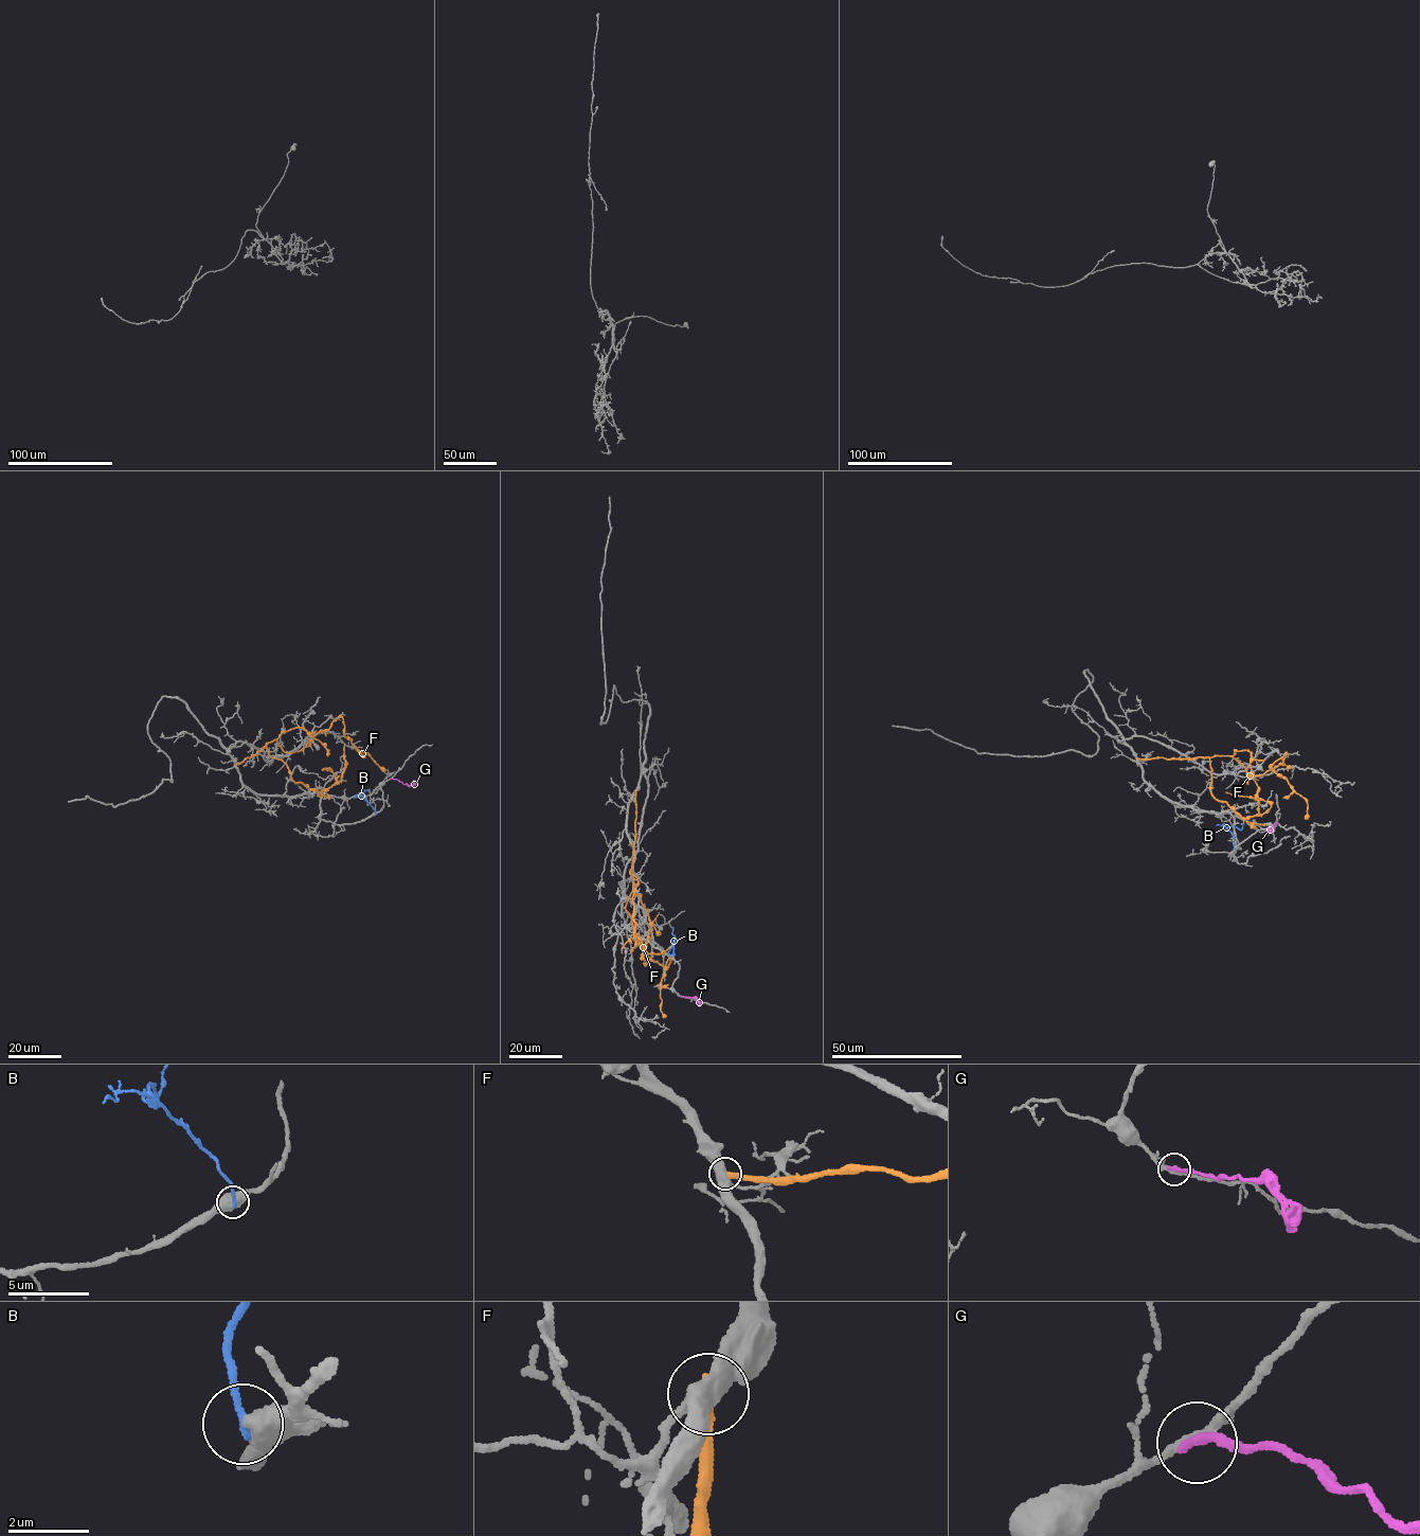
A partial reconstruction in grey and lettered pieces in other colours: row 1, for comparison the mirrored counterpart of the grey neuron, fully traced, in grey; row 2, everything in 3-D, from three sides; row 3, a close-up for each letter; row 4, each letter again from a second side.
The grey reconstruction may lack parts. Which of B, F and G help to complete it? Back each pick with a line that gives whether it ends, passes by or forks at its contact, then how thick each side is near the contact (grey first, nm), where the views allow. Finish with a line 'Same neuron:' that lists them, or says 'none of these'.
Same neuron: none of these

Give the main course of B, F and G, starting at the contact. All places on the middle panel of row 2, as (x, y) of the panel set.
B: (672, 957), (673, 941), (668, 952), (675, 954)
F: (635, 790), (632, 891), (625, 907), (643, 950), (665, 967), (669, 959), (660, 985), (660, 1010), (666, 1016)
G: (681, 996), (696, 998), (699, 1006)

